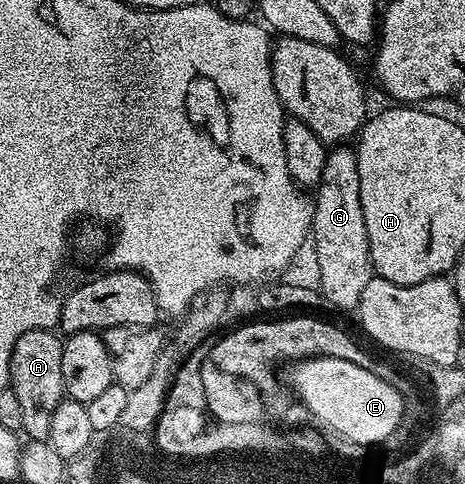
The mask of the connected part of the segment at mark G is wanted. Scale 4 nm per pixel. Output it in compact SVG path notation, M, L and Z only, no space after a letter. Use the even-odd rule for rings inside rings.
M337 146L329 152L327 162L323 166L323 178L319 178L315 189L317 197L313 200L313 252L317 255L317 276L321 279L319 291L324 297L326 305L334 304L337 308L356 309L359 298L363 298L363 286L367 286L367 282L373 279L375 273L373 263L371 262L371 250L369 249L369 239L367 238L367 222L363 222L363 202L359 198L359 170L357 169L357 154L352 147Z

